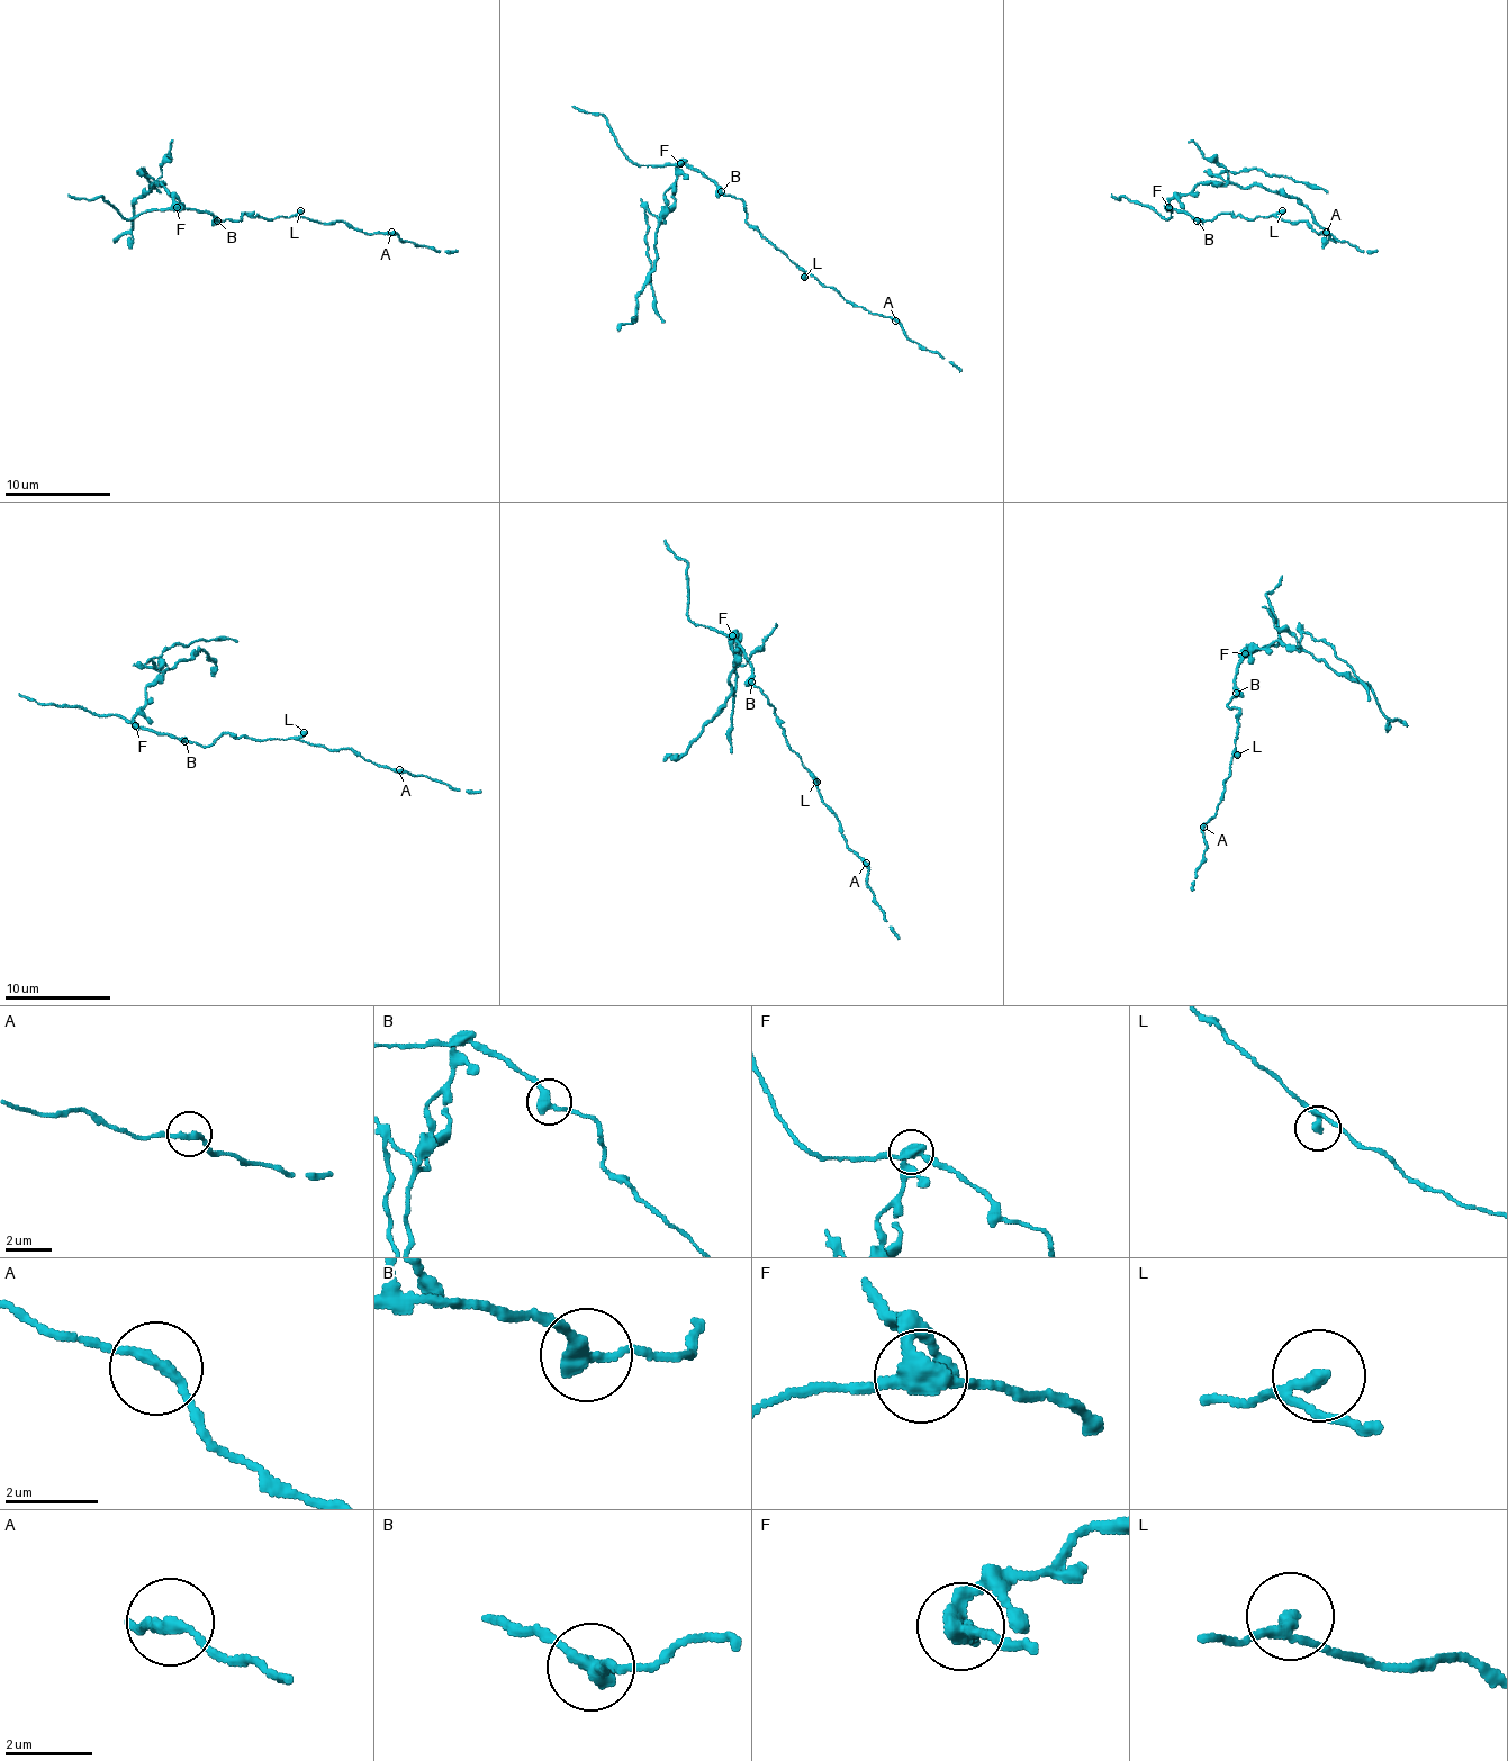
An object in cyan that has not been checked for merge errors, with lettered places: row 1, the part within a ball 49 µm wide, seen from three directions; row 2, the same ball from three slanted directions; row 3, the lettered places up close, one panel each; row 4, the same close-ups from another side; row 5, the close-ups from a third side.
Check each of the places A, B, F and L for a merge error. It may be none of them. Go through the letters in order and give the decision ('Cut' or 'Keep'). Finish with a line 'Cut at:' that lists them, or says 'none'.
A: Keep
B: Keep
F: Cut
L: Keep
Cut at: F

